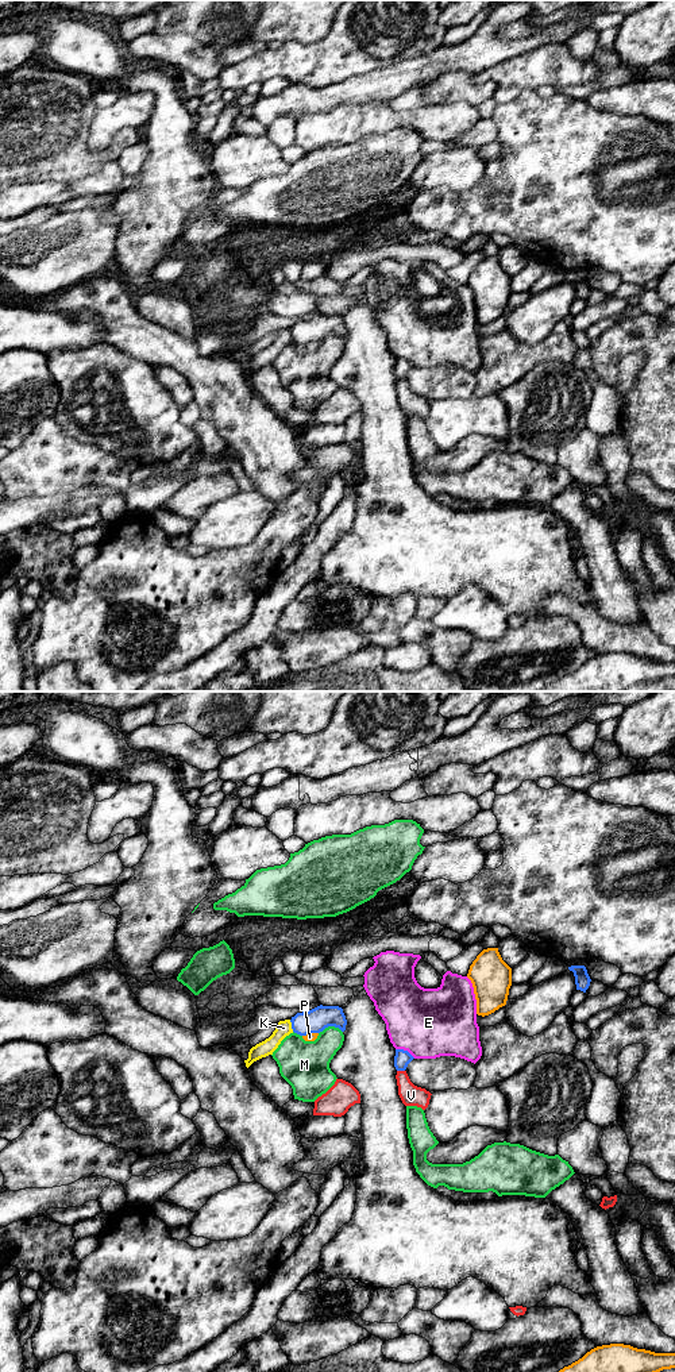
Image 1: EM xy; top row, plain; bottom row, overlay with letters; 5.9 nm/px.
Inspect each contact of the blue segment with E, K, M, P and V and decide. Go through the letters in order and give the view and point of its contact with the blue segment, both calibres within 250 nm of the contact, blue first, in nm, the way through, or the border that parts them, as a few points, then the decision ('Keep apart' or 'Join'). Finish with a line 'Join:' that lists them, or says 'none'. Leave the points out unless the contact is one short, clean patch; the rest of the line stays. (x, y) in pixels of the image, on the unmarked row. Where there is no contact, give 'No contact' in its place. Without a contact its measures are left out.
E: Touches blue at xy (405, 359). Thickness 100 nm (blue) against 420 nm. Keep apart
K: Touches blue at xy (292, 334). Thickness 140 nm (blue) against 90 nm. Boundary: xy (289, 328), (293, 339). Keep apart
M: Touches blue at xy (330, 334). Thickness 140 nm (blue) against 240 nm. Keep apart
P: Touches blue at xy (309, 342). Thickness 140 nm (blue) against 50 nm. Keep apart
V: Touches blue at xy (401, 378). Thickness 100 nm (blue) against 130 nm. Keep apart
Join: none

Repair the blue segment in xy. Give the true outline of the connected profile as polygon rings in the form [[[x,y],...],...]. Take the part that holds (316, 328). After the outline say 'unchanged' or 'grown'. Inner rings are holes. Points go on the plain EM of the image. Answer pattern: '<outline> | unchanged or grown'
[[[323,313],[309,320],[297,321],[290,331],[293,340],[300,344],[320,342],[328,335],[335,335],[344,340],[347,334],[342,316]]] | unchanged

